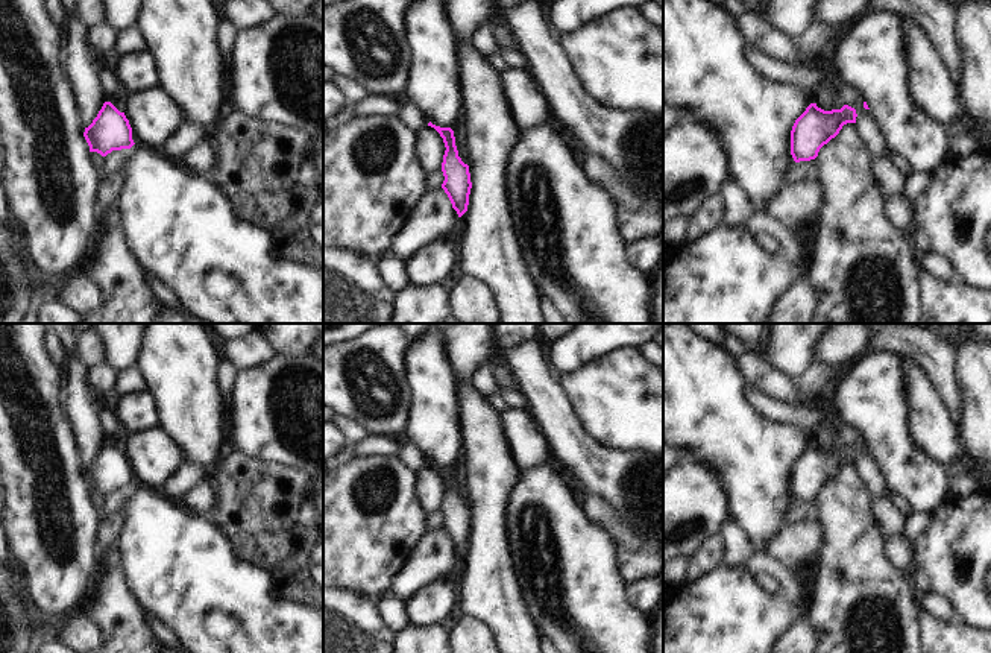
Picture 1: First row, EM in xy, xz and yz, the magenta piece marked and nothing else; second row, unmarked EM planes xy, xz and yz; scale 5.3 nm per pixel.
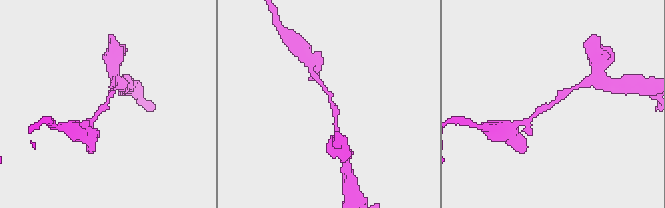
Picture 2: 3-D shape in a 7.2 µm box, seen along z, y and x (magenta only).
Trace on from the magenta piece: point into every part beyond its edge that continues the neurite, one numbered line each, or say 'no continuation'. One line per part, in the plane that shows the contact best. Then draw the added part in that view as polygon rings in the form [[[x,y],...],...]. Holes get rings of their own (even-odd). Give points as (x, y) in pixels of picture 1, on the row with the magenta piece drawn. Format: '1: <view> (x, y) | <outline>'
no continuation

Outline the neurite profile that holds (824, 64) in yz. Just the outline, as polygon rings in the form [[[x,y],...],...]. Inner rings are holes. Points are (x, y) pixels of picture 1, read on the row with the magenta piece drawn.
[[[829,52],[823,59],[816,61],[815,65],[832,80],[842,84],[841,76],[835,71],[832,67],[833,64],[833,56]]]

